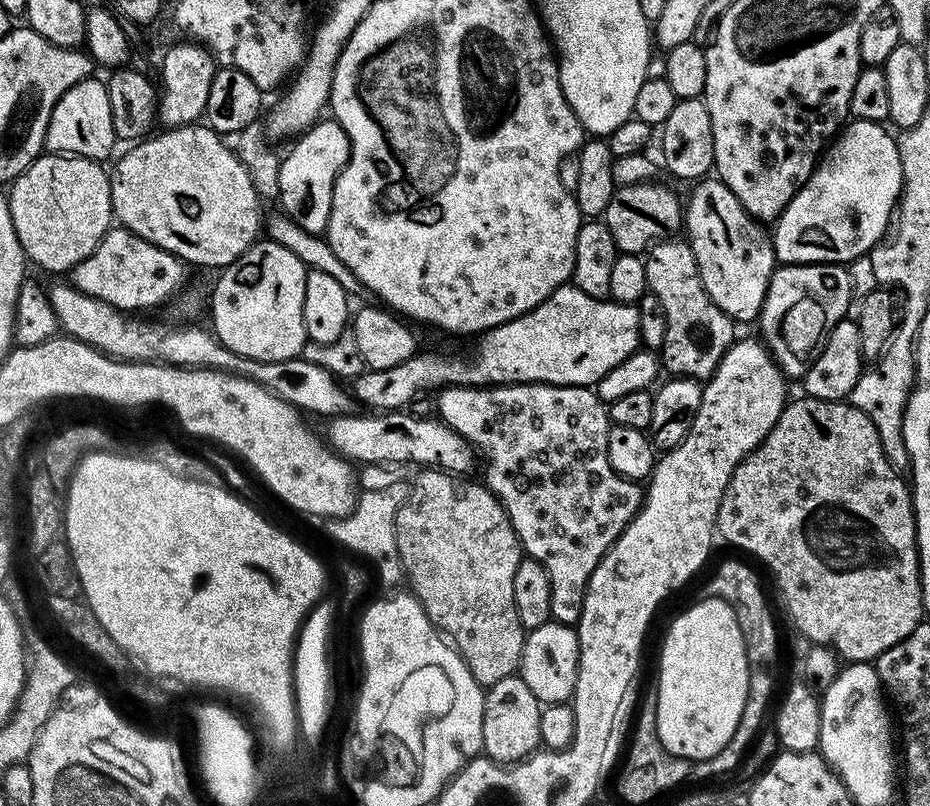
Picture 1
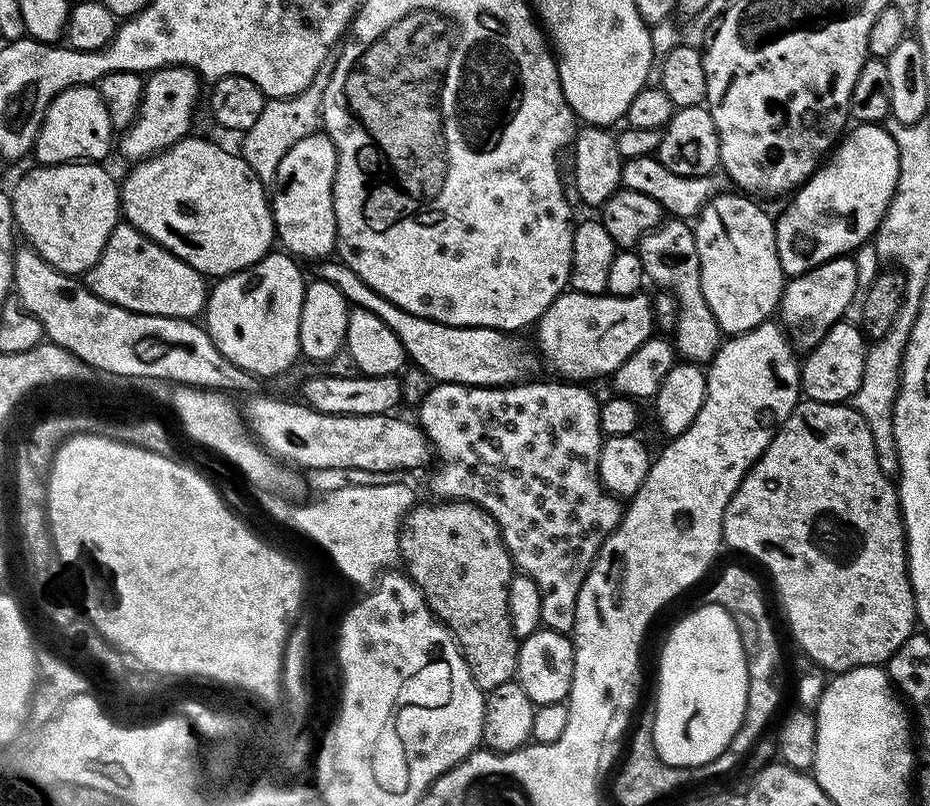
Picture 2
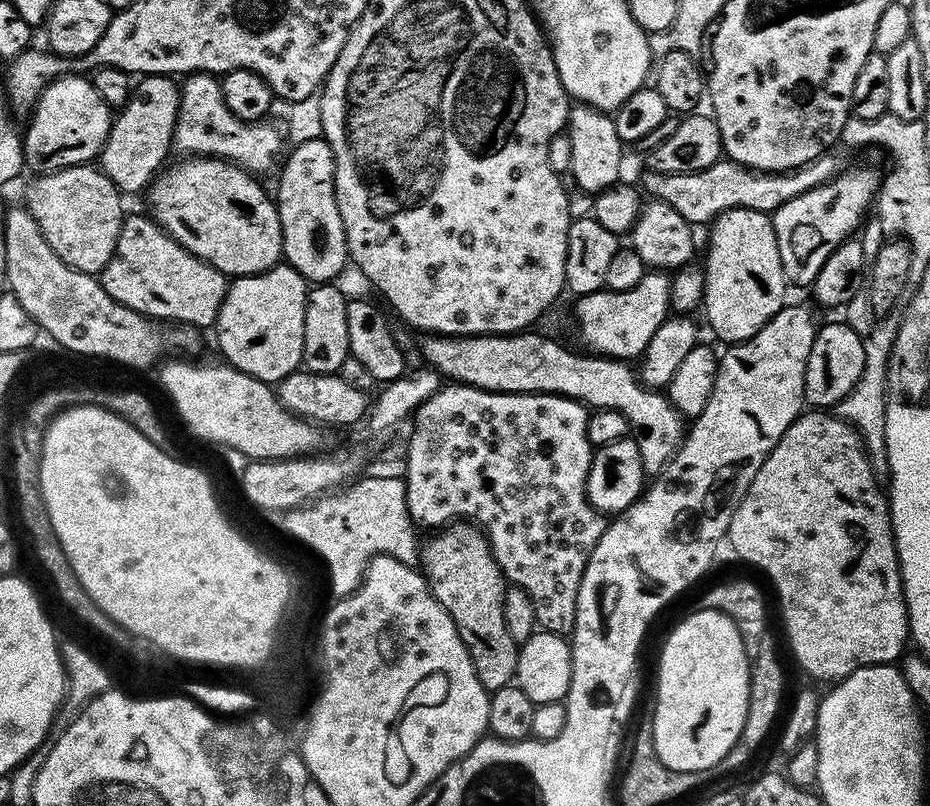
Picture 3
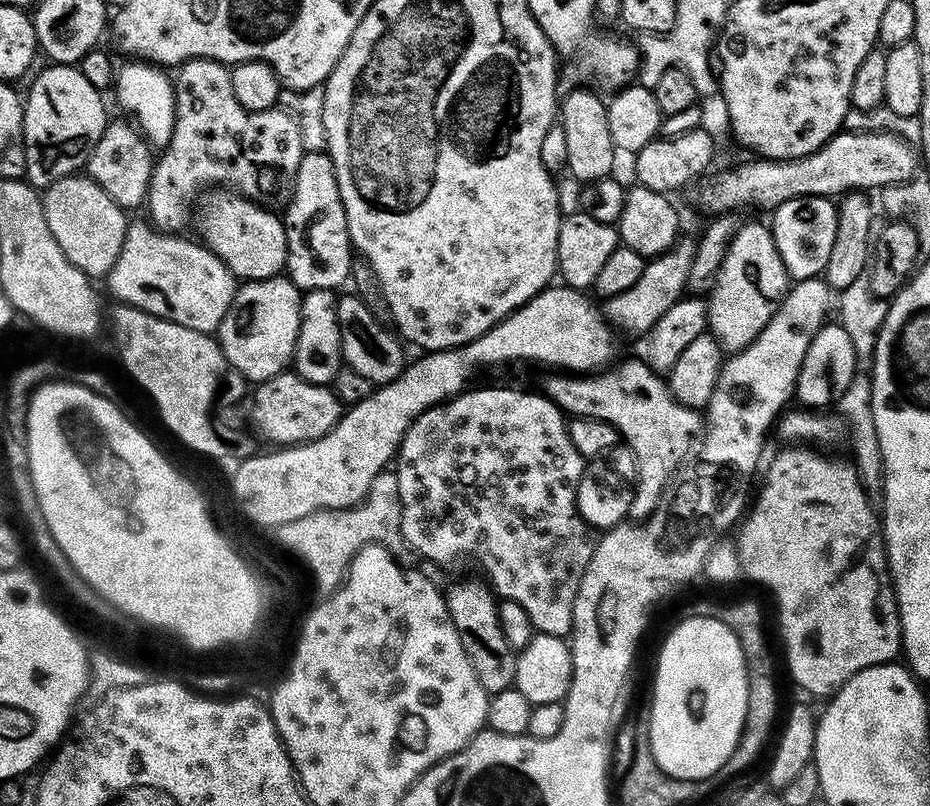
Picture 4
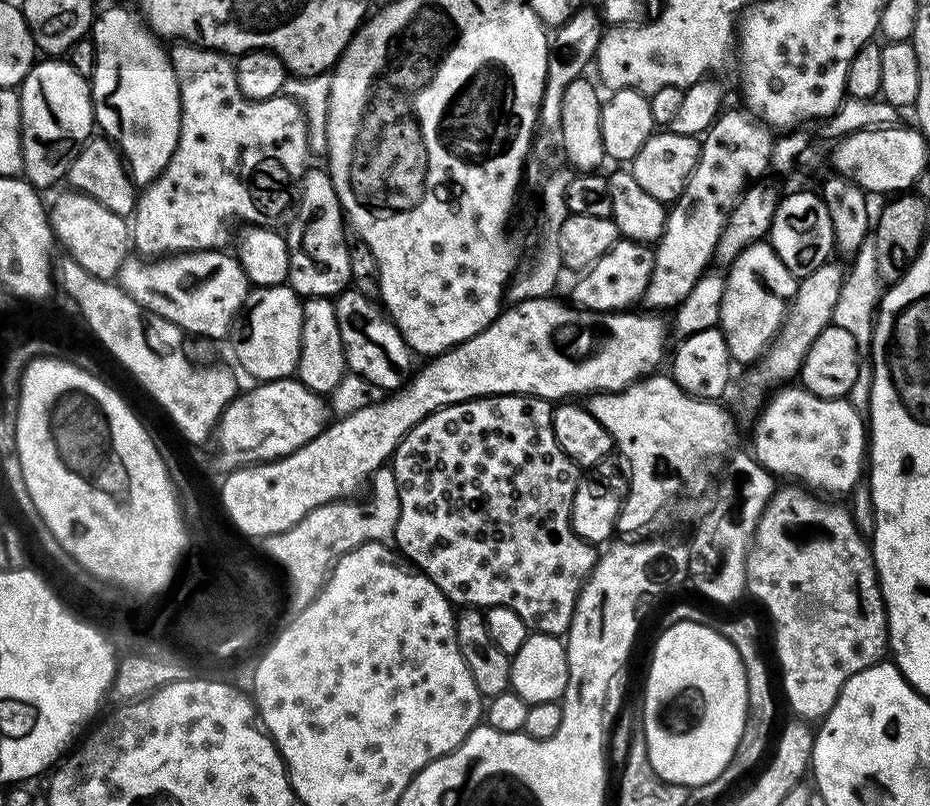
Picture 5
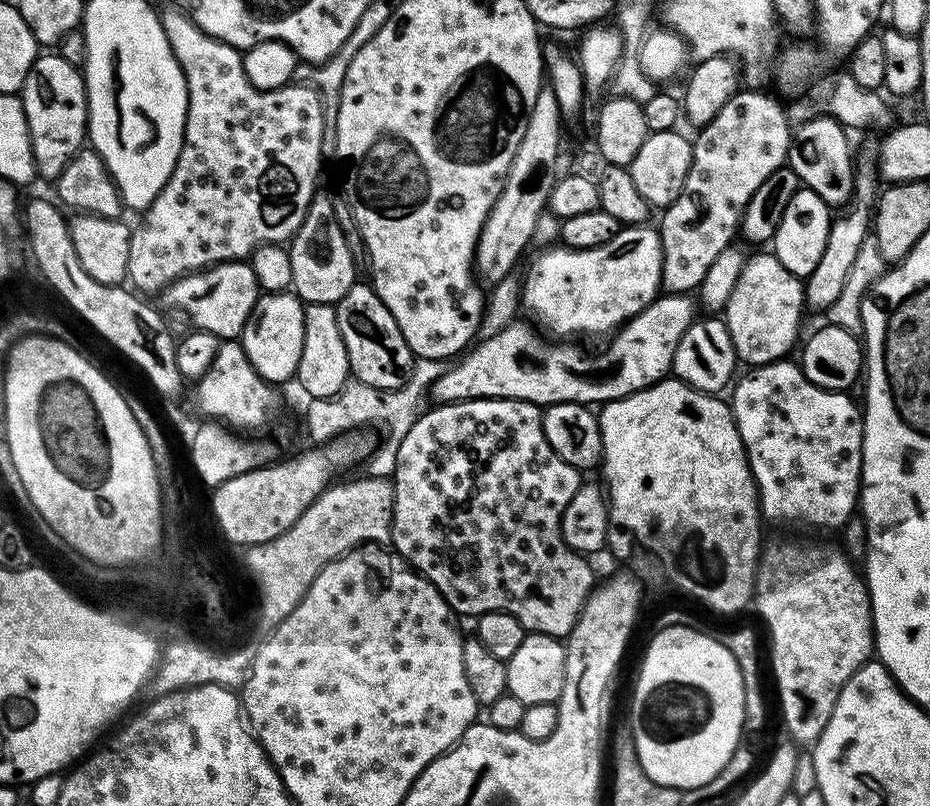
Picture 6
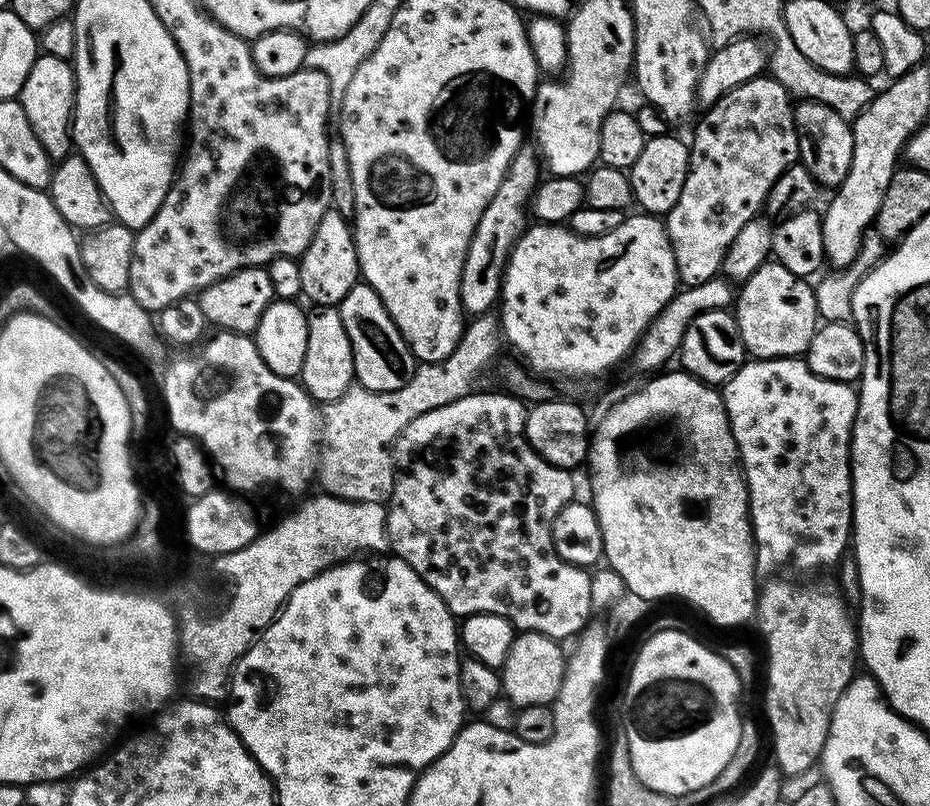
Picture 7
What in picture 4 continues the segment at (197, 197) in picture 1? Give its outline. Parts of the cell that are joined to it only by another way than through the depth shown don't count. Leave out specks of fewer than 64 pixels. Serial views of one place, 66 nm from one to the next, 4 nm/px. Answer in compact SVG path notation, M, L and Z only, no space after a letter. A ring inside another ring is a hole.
M223 186L205 191L199 197L200 209L194 212L194 228L200 231L199 239L220 259L233 276L241 281L268 280L281 275L288 263L284 221L263 204Z

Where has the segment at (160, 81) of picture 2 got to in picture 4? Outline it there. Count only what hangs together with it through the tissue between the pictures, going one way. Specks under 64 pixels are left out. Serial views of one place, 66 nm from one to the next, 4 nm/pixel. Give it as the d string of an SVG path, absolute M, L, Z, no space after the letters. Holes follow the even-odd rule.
M113 119L104 127L102 138L98 138L94 150L88 156L86 174L94 183L102 186L102 190L106 190L106 194L110 194L110 198L114 198L114 202L119 208L131 210L131 208L138 207L139 204L141 207L147 201L154 152L140 130L127 119L124 120Z

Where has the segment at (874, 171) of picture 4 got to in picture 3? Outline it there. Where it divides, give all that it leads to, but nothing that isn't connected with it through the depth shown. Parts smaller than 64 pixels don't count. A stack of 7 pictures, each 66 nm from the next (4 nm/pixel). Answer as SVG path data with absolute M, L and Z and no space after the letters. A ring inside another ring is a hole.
M833 154L819 156L802 168L794 168L791 172L754 172L750 168L721 158L716 163L706 166L706 170L687 172L686 174L670 174L669 172L645 171L643 191L653 200L666 202L666 206L674 206L682 218L693 226L711 225L716 217L726 210L745 208L759 212L775 213L786 202L806 194L819 184L827 184L833 176L841 171L840 160Z

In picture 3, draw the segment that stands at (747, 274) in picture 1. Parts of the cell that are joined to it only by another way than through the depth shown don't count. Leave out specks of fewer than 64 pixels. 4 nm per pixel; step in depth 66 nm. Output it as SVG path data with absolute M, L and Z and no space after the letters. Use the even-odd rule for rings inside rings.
M735 208L726 210L721 216L712 221L708 232L708 253L702 259L704 269L704 303L702 312L708 315L708 324L712 332L720 340L725 340L725 345L740 344L749 340L774 314L778 314L785 307L784 267L782 258L778 254L776 231L772 225L772 216L767 212Z

